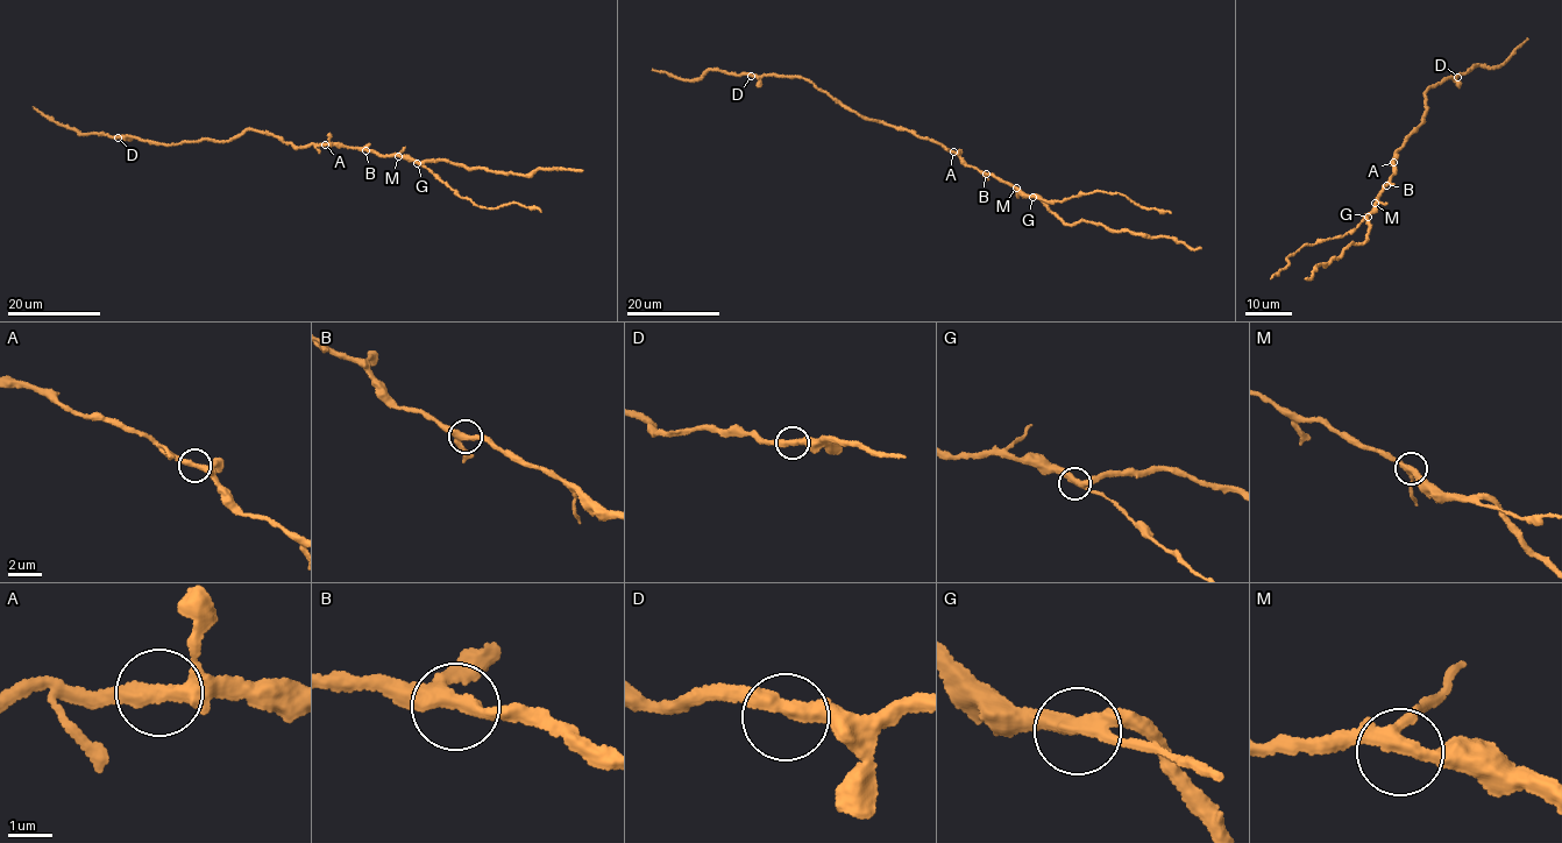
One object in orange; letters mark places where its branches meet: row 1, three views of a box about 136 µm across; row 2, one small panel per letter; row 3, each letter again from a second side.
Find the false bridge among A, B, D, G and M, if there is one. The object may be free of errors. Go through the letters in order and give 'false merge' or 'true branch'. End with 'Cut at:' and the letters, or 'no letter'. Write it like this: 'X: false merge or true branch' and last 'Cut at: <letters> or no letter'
A: true branch
B: true branch
D: true branch
G: false merge
M: true branch
Cut at: G

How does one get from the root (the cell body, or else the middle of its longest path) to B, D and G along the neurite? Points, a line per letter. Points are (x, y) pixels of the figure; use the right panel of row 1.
B: (1397, 150), (1392, 162), (1394, 174), (1386, 185)
D: (1397, 150), (1425, 121), (1421, 121), (1427, 111), (1425, 92), (1447, 77), (1457, 77)
G: (1397, 150), (1392, 162), (1394, 174), (1368, 215)

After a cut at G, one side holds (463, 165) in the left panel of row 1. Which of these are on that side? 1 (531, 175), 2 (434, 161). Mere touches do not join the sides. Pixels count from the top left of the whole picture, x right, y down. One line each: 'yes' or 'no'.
1: yes
2: yes

